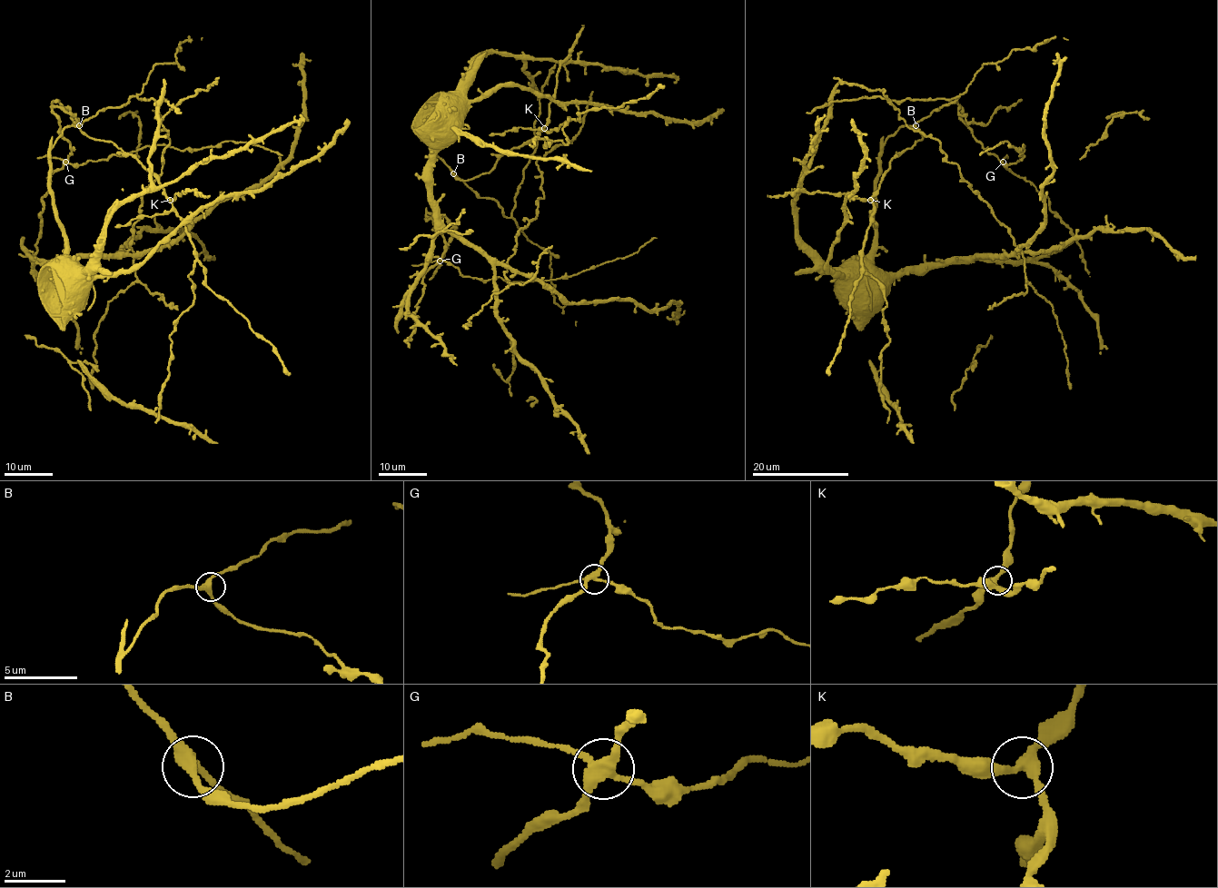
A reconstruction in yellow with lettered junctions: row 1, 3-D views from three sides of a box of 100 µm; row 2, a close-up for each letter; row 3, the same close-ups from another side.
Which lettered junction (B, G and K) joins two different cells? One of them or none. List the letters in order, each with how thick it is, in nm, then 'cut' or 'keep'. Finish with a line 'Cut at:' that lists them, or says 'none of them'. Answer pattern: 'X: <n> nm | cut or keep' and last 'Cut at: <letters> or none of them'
B: 320 nm | keep
G: 320 nm | cut
K: 320 nm | keep
Cut at: G

